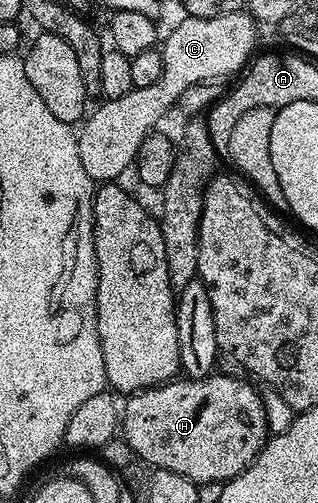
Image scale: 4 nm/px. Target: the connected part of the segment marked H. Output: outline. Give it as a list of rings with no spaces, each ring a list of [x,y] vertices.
[[[205,376],[202,380],[177,378],[155,388],[142,388],[124,401],[123,415],[119,428],[125,432],[129,448],[141,460],[146,460],[153,468],[171,470],[183,474],[183,478],[200,486],[207,482],[228,482],[243,470],[261,453],[261,448],[270,435],[267,414],[265,413],[262,393],[248,384],[248,379],[240,380],[237,376]]]

